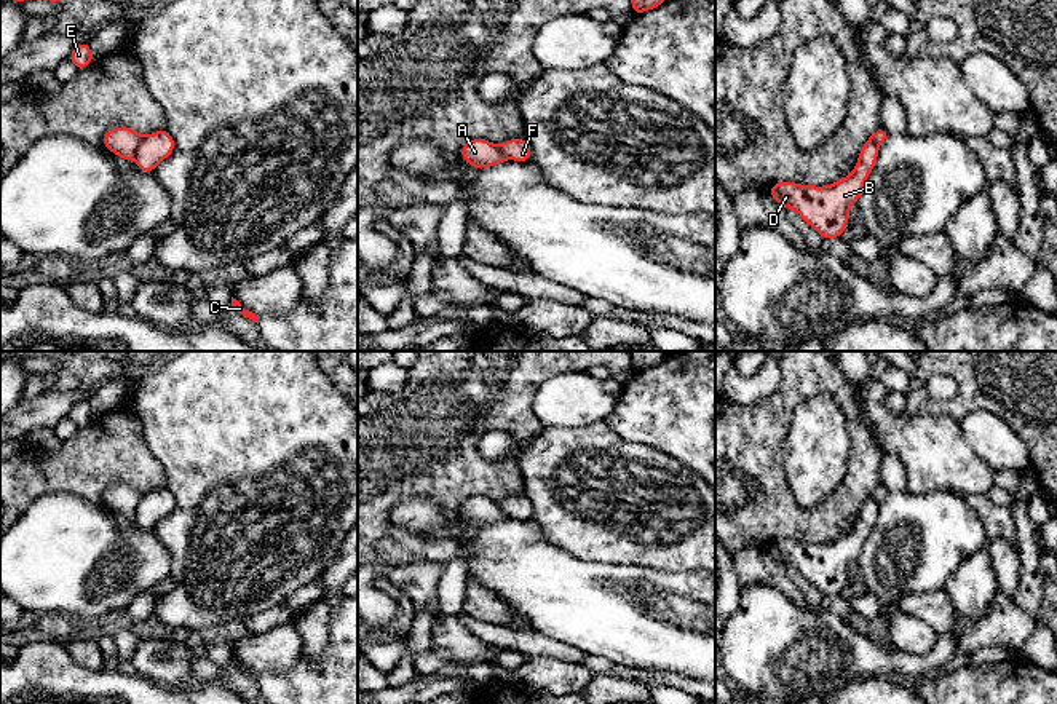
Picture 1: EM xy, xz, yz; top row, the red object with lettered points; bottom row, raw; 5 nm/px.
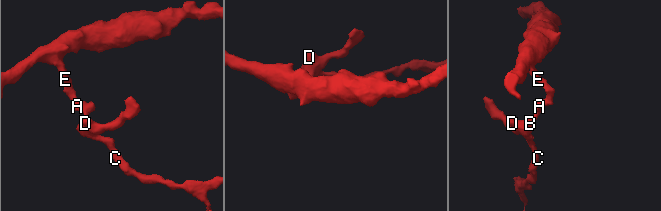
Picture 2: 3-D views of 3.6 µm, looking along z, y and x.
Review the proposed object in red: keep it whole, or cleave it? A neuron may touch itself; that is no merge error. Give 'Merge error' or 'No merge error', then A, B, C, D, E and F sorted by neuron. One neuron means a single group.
Merge error. Groups: A E / B C D F

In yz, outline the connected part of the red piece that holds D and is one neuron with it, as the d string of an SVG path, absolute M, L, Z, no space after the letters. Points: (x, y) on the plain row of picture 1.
M867 496L853 530L835 541L816 544L784 538L768 549L786 567L797 568L824 597L841 595L849 578L849 565L857 560L877 516L878 503Z

